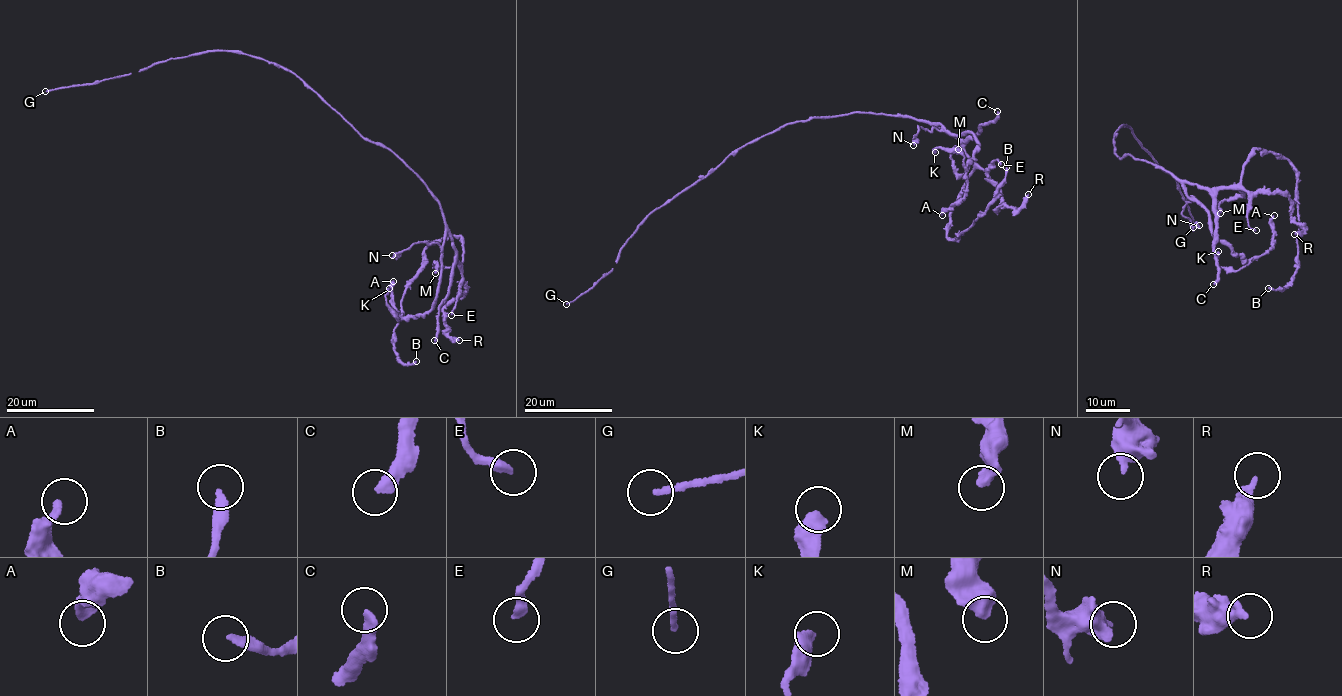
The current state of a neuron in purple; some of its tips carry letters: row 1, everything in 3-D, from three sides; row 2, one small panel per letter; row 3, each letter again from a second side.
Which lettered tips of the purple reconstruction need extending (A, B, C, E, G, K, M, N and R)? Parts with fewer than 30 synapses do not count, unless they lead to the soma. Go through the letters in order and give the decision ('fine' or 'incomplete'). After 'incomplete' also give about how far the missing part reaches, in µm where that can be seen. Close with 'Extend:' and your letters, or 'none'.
A: fine
B: fine
C: fine
E: fine
G: incomplete; missing 190 µm
K: fine
M: fine
N: fine
R: fine
Extend: G

